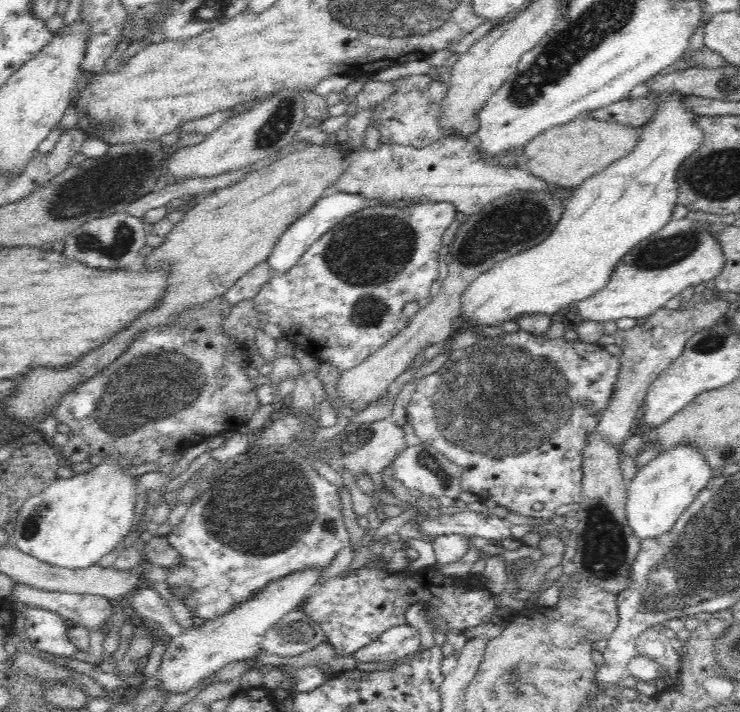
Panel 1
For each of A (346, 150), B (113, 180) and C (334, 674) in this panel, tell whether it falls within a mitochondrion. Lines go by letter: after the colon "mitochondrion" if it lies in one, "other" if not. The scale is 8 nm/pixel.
A: other
B: mitochondrion
C: other

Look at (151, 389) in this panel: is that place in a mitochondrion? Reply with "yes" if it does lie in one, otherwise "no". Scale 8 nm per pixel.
yes

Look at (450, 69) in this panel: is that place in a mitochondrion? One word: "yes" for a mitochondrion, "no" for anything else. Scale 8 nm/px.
no

